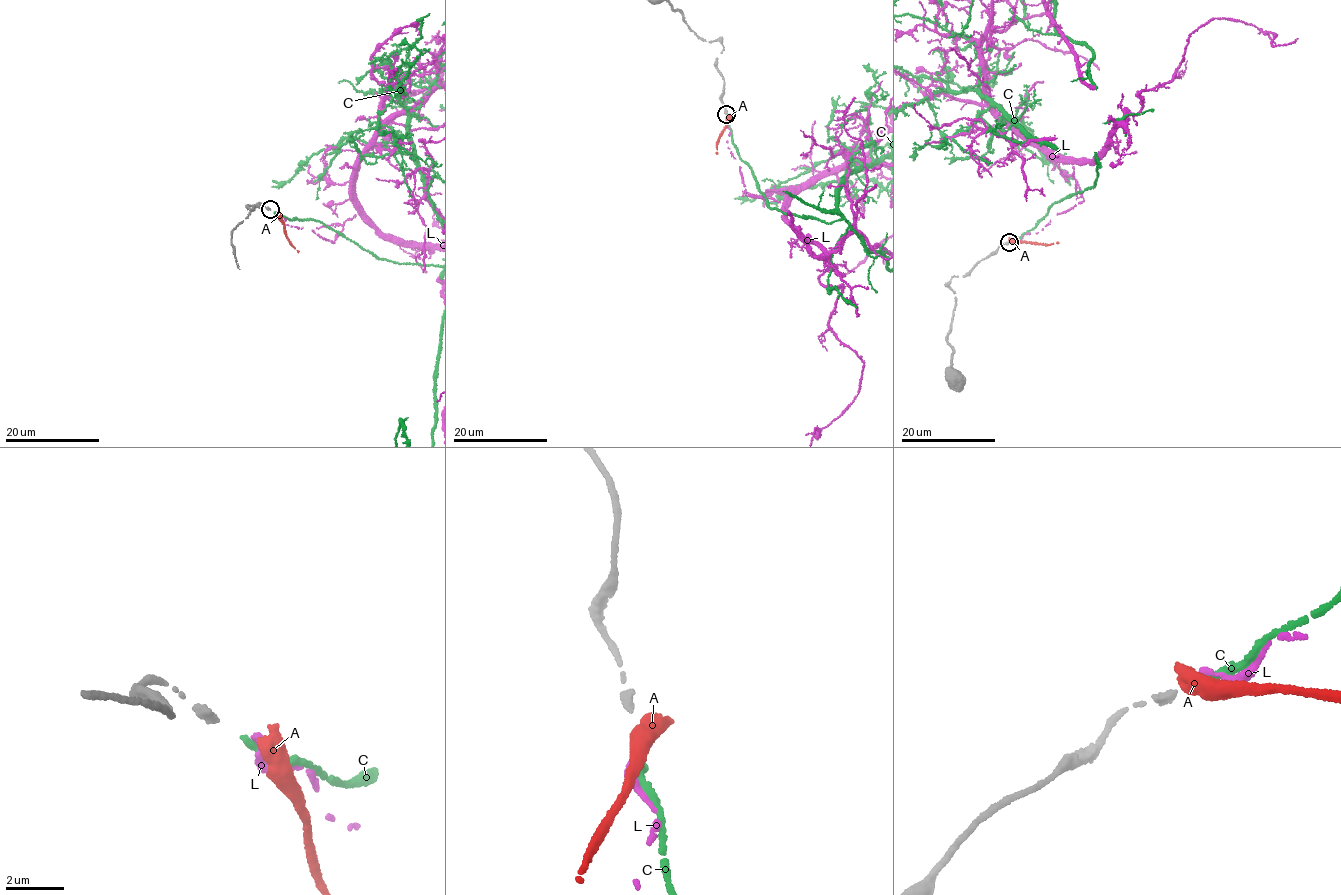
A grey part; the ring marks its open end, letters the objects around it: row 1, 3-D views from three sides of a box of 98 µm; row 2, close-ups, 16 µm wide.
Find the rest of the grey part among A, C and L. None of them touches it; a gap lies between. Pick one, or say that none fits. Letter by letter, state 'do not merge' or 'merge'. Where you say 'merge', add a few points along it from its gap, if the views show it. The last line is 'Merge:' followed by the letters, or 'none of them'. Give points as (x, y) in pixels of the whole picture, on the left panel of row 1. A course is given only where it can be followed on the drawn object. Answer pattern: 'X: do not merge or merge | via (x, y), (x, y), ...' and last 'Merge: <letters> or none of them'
A: do not merge
C: do not merge
L: merge
Merge: L

